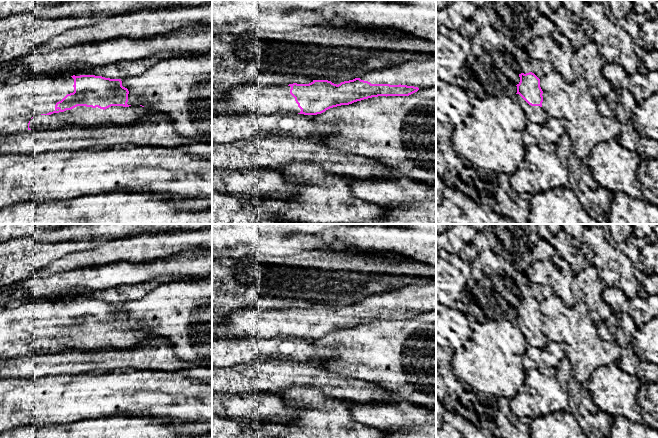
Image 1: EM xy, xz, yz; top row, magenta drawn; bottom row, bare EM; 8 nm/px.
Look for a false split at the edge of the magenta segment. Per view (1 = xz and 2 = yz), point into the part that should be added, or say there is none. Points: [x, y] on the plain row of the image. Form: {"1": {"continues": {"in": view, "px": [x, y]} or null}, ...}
{"1": {"continues": {"in": "xz", "px": [248, 323]}}, "2": {"continues": {"in": "yz", "px": [535, 338]}}}

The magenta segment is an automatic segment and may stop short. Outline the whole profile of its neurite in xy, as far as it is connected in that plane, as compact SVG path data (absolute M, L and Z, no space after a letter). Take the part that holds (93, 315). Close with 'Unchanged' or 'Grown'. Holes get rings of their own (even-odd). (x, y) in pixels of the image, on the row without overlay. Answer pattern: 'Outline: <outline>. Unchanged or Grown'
Outline: M95 299L34 301L0 307L0 359L31 353L55 354L65 350L129 348L152 337L142 329L128 329L128 318L121 303Z. Grown

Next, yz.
Outline: M532 296L519 298L520 306L514 323L523 333L527 346L543 348L549 342L542 332L543 315L540 311L540 303Z. Grown

